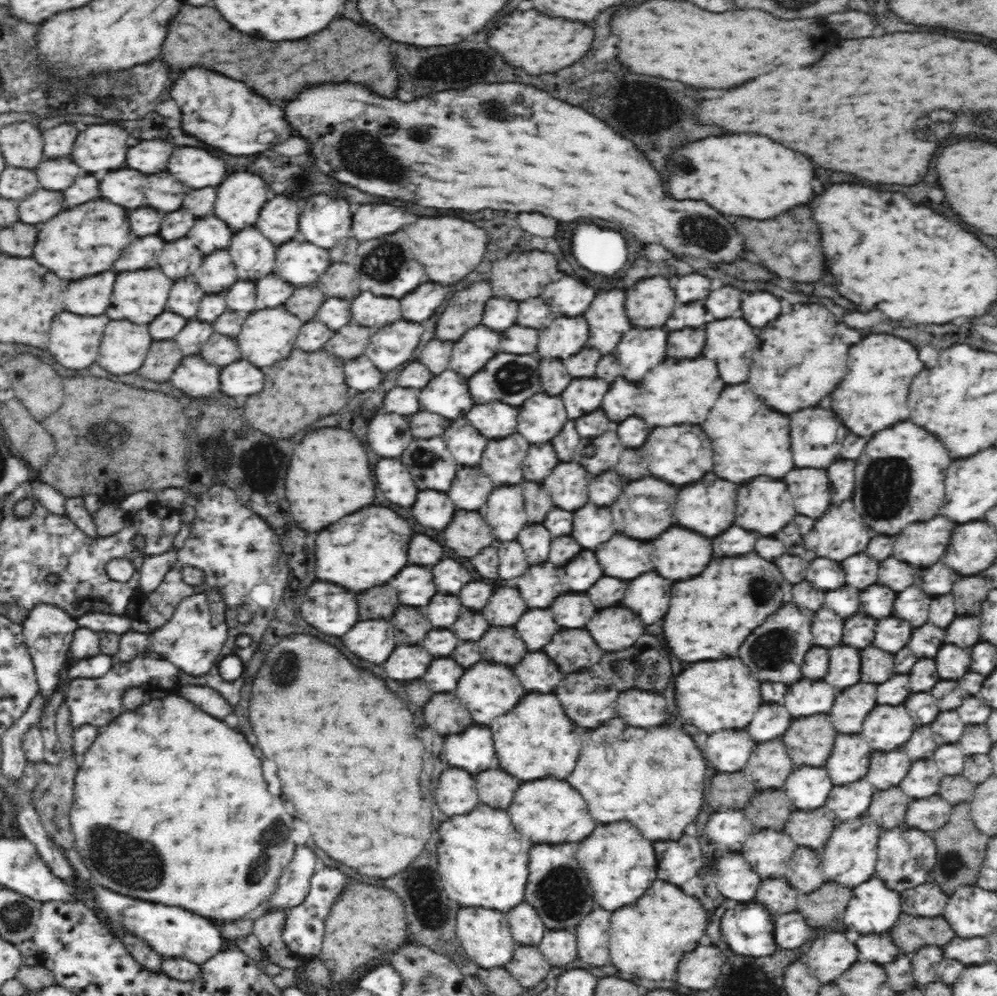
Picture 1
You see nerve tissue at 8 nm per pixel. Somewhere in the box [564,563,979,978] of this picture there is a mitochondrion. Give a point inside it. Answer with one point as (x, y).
(759, 654)

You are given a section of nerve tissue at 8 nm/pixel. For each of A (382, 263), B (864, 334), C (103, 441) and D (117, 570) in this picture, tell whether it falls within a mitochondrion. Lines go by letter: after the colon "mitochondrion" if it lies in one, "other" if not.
A: mitochondrion
B: other
C: mitochondrion
D: other

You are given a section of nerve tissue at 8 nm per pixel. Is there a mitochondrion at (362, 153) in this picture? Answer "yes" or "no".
yes

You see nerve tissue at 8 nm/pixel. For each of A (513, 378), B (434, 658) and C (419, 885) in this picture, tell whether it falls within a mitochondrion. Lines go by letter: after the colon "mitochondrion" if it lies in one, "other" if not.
A: mitochondrion
B: other
C: mitochondrion

